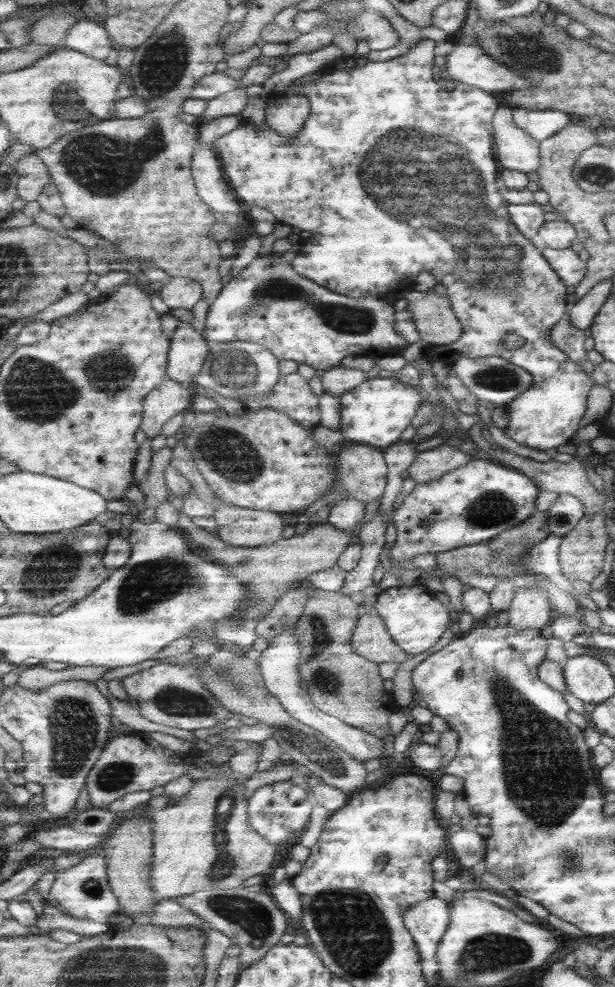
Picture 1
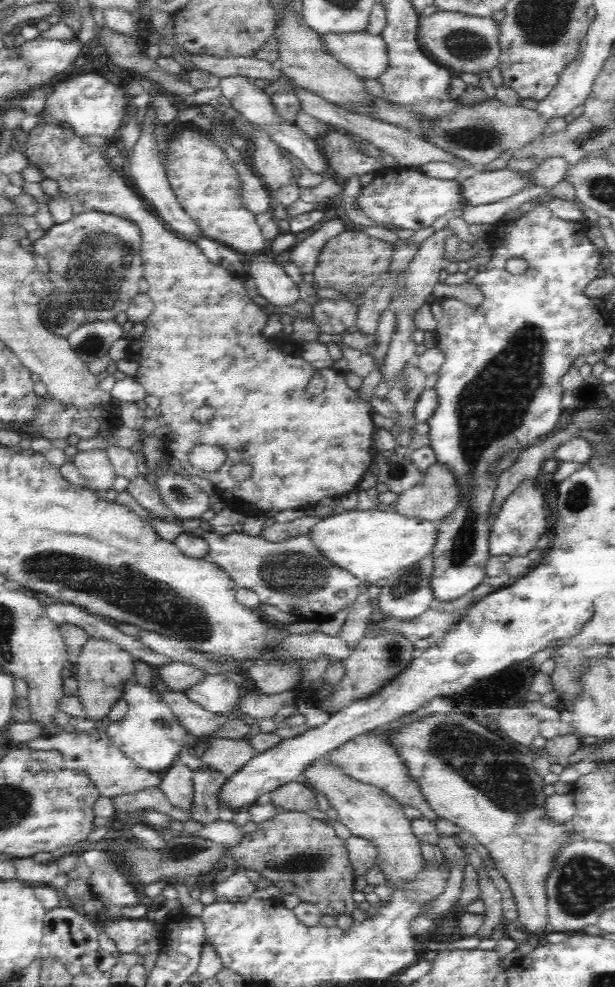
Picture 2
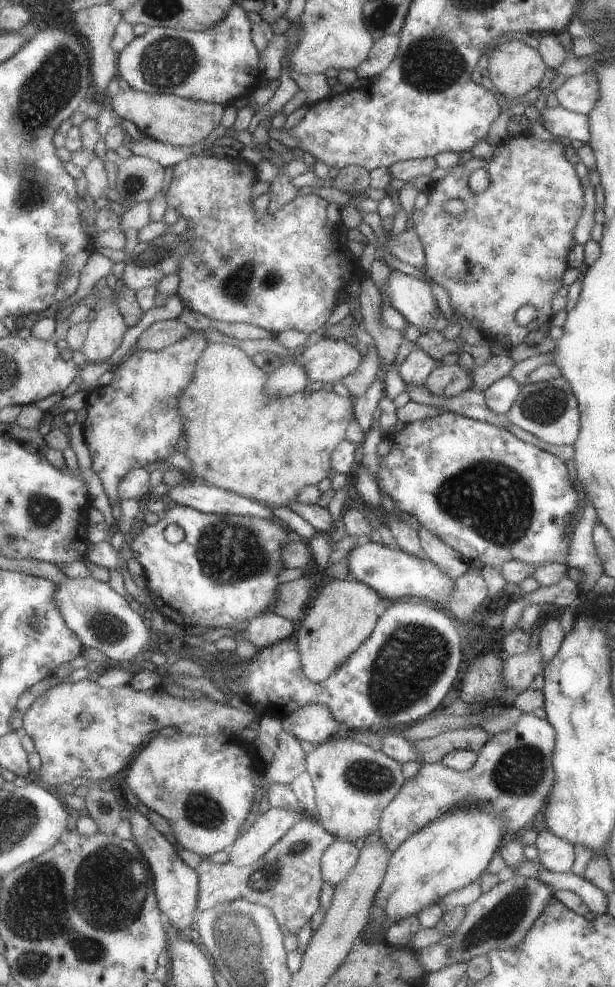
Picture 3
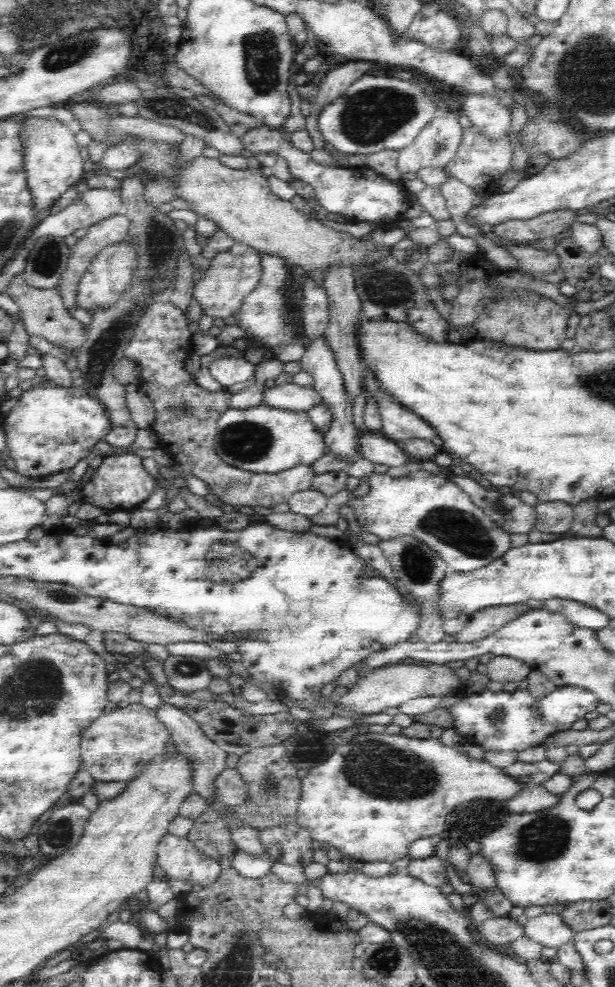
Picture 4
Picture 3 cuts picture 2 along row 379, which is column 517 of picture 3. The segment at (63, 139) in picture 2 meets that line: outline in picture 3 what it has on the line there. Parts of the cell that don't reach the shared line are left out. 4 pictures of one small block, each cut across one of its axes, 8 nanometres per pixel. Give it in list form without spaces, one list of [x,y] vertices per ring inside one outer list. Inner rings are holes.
[[[528,133],[507,136],[503,144],[495,147],[491,158],[472,157],[464,164],[455,165],[449,174],[433,182],[427,207],[423,212],[411,214],[410,222],[424,244],[426,278],[447,290],[454,314],[473,320],[489,342],[501,344],[503,349],[522,345],[530,332],[537,330],[554,314],[551,299],[561,288],[562,274],[568,269],[567,253],[575,246],[573,228],[585,202],[574,164],[563,157],[563,148],[563,141],[542,141]],[[479,168],[487,172],[489,186],[474,194],[469,188],[469,178]],[[450,200],[463,200],[467,213],[457,218],[444,212],[443,206]],[[525,304],[537,310],[537,318],[527,326],[519,326],[513,321],[513,315]]]

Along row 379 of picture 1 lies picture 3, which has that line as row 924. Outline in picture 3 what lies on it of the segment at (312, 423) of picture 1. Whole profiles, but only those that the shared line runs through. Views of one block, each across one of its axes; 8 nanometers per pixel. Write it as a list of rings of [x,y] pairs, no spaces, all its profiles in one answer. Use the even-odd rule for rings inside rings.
[[[306,815],[256,863],[240,867],[231,861],[215,864],[203,858],[197,870],[200,874],[197,904],[199,914],[243,898],[253,904],[271,908],[283,932],[298,934],[305,924],[311,922],[311,916],[321,906],[324,883],[322,858],[335,839],[316,819]]]

